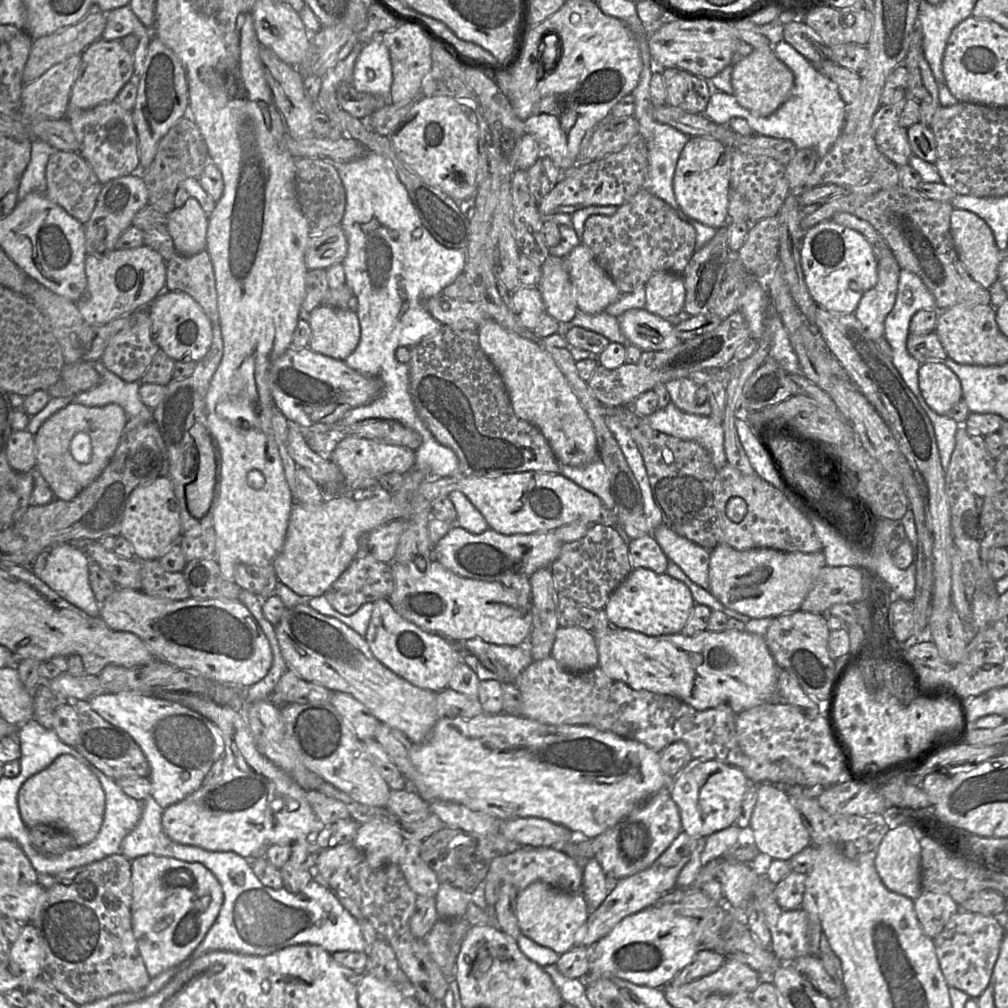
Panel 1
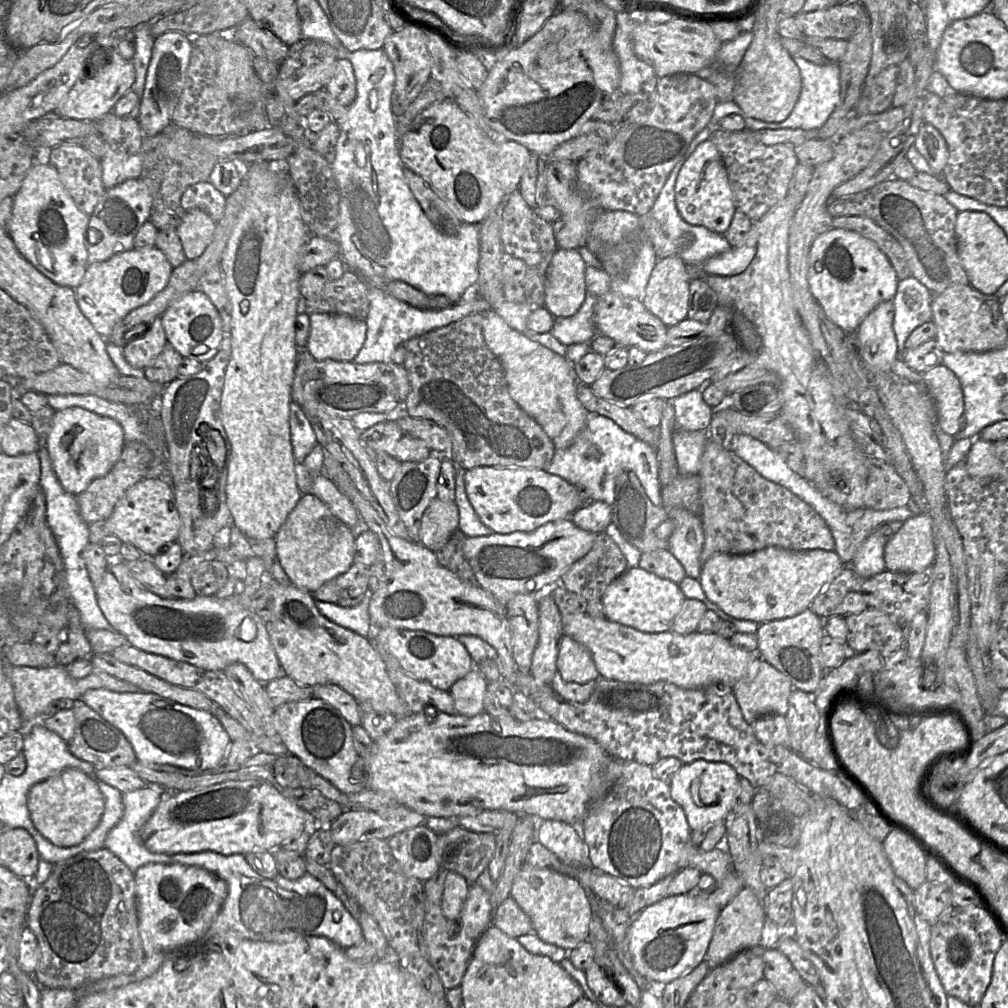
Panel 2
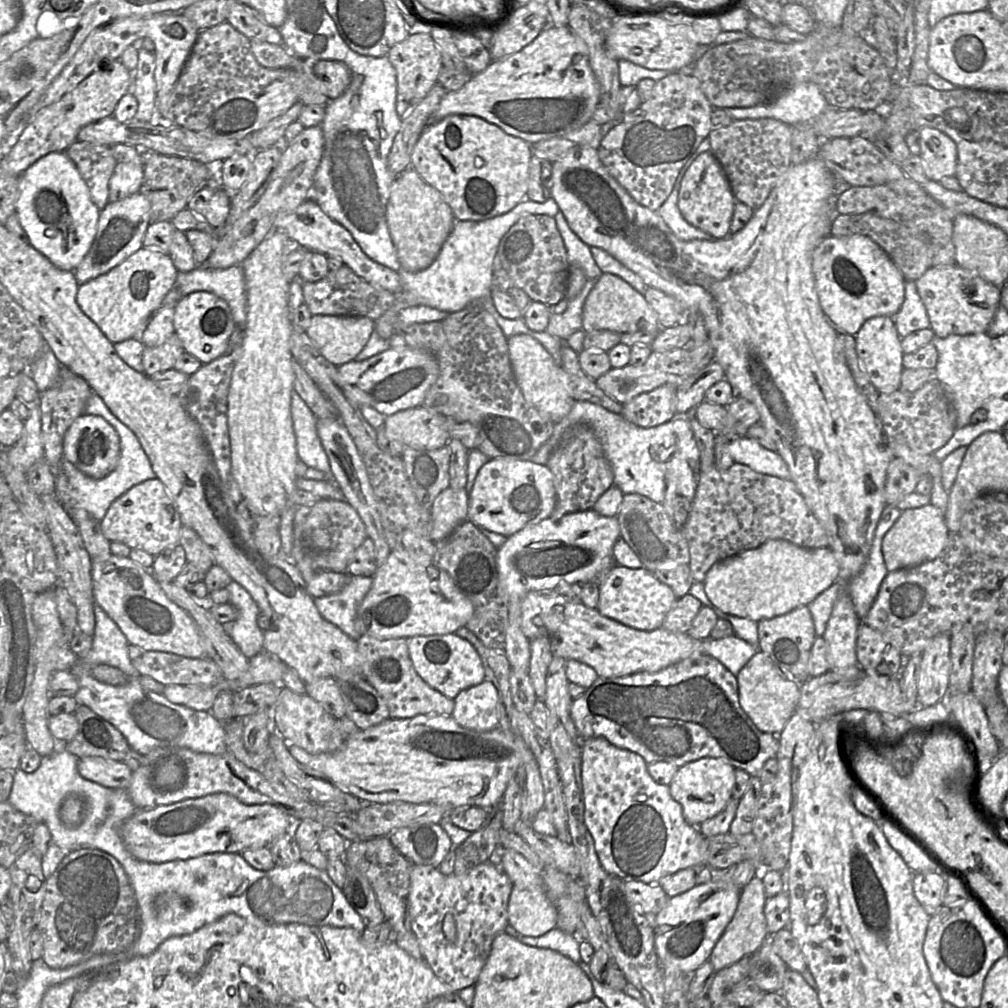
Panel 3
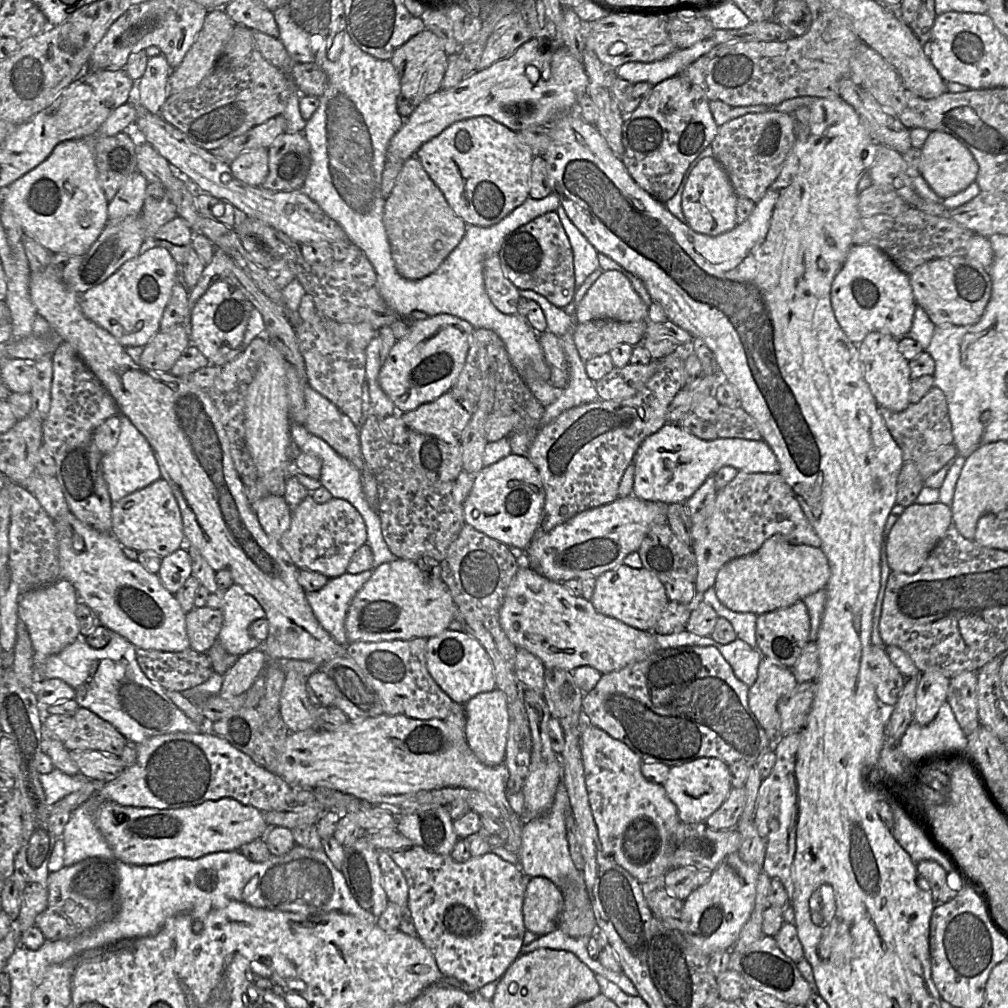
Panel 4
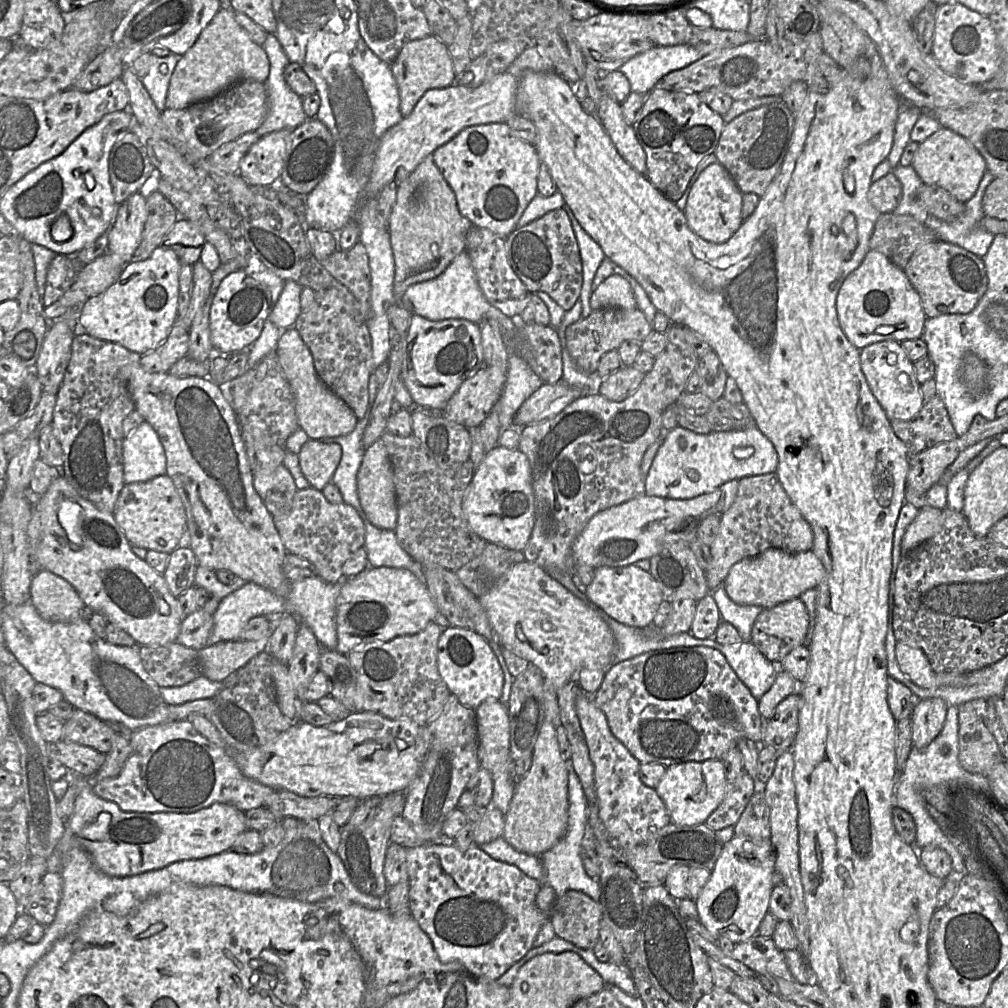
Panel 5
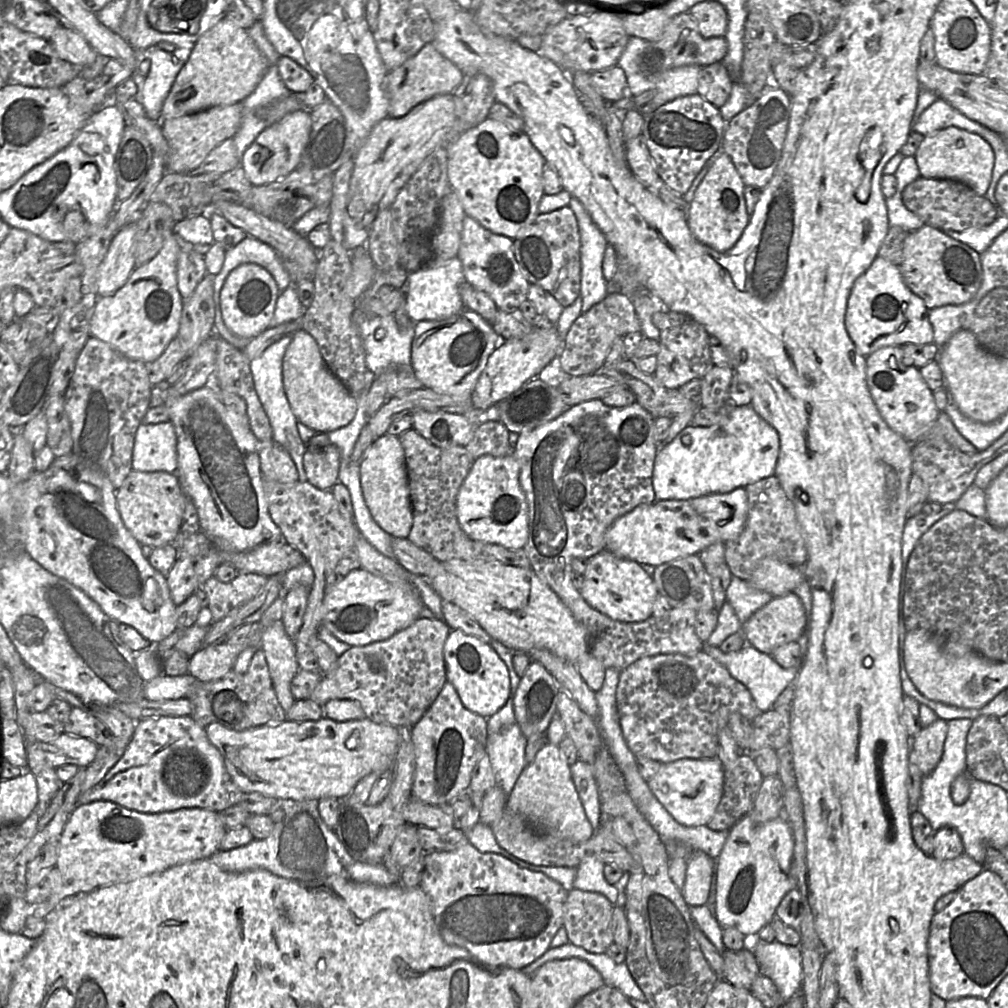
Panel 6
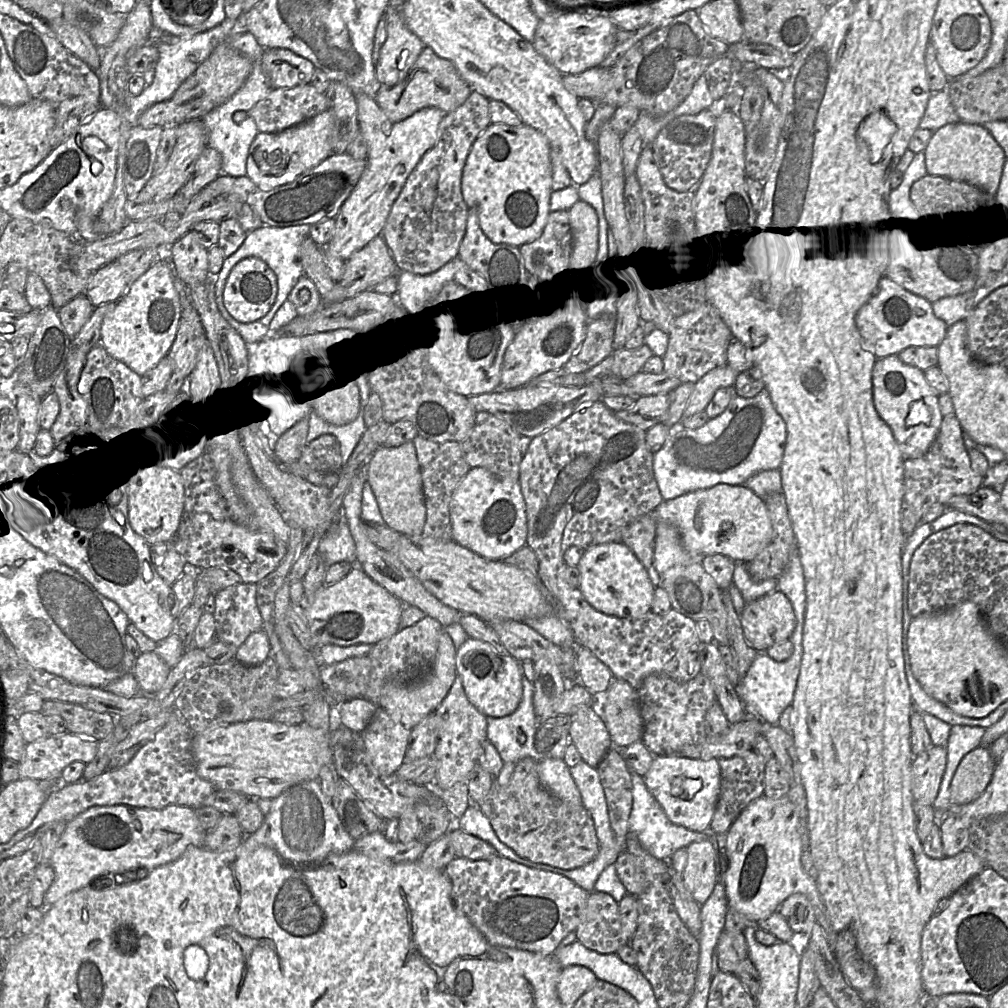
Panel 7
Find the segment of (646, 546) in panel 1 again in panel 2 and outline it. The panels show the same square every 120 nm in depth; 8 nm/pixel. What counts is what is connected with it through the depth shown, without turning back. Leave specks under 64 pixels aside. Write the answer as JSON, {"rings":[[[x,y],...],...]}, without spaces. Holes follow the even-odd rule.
{"rings":[[[668,549],[642,553],[638,567],[676,584],[686,577],[683,566]]]}

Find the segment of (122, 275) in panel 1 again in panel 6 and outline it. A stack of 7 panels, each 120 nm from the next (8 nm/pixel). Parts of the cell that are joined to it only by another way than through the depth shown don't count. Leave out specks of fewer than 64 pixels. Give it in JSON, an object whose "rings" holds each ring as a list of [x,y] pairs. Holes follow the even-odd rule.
{"rings":[[[172,232],[163,241],[157,255],[148,263],[135,267],[126,283],[113,295],[99,297],[90,321],[90,335],[110,346],[130,360],[143,363],[155,361],[169,342],[177,336],[184,300],[177,284],[177,255],[179,246]]]}

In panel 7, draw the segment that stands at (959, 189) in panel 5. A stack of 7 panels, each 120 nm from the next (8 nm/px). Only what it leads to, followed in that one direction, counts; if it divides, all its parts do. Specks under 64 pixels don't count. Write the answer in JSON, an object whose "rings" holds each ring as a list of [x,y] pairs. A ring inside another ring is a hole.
{"rings":[[[962,122],[945,125],[932,133],[923,153],[927,175],[971,184],[994,198],[1000,183],[1005,155],[984,126]]]}

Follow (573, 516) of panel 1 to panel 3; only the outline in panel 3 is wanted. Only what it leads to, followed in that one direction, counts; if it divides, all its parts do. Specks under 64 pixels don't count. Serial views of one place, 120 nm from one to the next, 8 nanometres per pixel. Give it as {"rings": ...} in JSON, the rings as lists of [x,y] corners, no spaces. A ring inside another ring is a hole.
{"rings":[[[505,458],[491,459],[477,473],[467,519],[480,529],[509,537],[550,517],[555,505],[553,475],[545,465]]]}

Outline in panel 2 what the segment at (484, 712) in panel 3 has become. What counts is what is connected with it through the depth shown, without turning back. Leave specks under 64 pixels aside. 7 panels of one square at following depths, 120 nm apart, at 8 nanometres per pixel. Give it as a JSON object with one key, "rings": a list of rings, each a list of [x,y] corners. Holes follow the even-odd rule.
{"rings":[[[471,670],[450,689],[457,715],[473,717],[484,712],[484,696],[488,682],[478,671]]]}

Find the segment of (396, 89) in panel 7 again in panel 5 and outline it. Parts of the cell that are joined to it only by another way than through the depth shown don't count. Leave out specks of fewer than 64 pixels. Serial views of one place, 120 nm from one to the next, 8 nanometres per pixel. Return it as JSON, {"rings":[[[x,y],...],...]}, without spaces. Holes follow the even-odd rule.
{"rings":[[[434,35],[406,43],[390,64],[399,92],[399,110],[403,118],[409,116],[421,97],[429,90],[446,88],[455,83],[457,76],[448,46]]]}

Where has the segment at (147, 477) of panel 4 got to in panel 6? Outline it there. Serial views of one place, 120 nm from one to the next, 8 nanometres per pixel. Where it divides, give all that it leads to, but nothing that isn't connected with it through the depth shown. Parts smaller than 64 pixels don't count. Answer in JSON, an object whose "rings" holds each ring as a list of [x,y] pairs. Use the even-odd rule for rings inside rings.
{"rings":[[[141,424],[135,434],[132,470],[175,473],[177,438],[173,424]]]}

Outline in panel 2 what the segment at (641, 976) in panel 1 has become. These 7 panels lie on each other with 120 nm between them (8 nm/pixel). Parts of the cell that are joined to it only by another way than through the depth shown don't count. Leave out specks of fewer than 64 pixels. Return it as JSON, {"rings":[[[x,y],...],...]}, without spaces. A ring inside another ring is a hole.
{"rings":[[[698,889],[667,896],[644,908],[632,918],[628,931],[629,951],[636,970],[649,981],[663,983],[691,972],[705,959],[720,910]]]}

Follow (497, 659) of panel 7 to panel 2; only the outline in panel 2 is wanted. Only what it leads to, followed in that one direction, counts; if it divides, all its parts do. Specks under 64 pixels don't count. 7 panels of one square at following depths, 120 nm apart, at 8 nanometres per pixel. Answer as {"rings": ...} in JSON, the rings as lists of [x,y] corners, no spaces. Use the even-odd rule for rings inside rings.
{"rings":[[[383,628],[373,629],[371,640],[375,646],[394,656],[409,675],[439,690],[449,691],[456,681],[475,668],[470,654],[457,637],[437,636],[424,631]]]}

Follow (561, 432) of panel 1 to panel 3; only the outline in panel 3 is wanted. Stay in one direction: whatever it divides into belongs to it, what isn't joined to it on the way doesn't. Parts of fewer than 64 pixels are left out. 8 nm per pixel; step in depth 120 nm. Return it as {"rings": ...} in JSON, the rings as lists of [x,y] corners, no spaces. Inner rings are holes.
{"rings":[[[514,335],[507,339],[507,345],[513,375],[525,400],[553,423],[562,420],[575,402],[566,372],[554,362],[542,344],[529,335]]]}

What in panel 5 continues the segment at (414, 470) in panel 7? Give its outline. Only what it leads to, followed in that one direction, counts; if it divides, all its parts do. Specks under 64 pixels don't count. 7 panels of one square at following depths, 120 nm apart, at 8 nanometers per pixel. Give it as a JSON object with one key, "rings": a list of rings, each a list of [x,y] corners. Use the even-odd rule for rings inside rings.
{"rings":[[[380,439],[365,449],[357,473],[357,492],[360,505],[371,524],[394,531],[397,523],[397,506],[392,468],[386,448]]]}

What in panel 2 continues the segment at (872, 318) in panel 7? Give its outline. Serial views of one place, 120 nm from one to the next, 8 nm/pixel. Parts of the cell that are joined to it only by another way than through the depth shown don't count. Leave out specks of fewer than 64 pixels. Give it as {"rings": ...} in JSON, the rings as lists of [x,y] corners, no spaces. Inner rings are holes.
{"rings":[[[831,228],[819,235],[812,244],[808,264],[810,290],[826,316],[849,334],[854,334],[860,323],[878,305],[893,301],[898,281],[887,256],[875,242],[857,232]]]}

